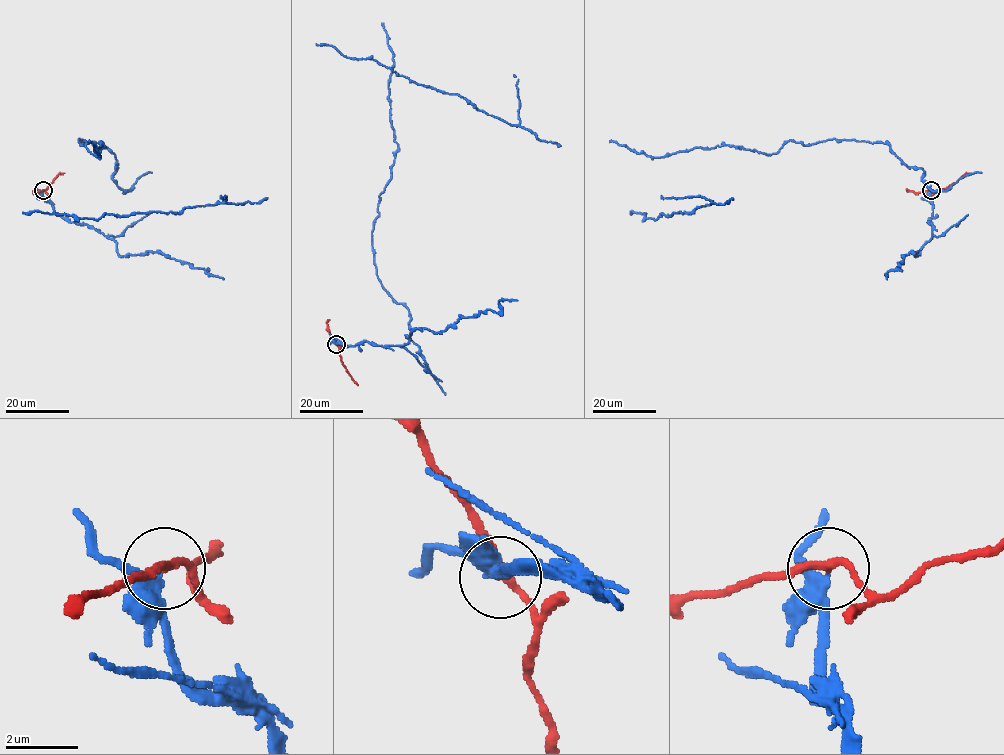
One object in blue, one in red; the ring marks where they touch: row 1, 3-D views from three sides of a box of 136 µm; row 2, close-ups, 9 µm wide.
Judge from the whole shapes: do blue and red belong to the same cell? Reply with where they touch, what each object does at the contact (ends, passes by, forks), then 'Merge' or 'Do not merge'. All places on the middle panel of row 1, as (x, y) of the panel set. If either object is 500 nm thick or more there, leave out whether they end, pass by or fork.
Place: (336, 344). At the ring blue forks. At the ring red passes by. Do not merge

